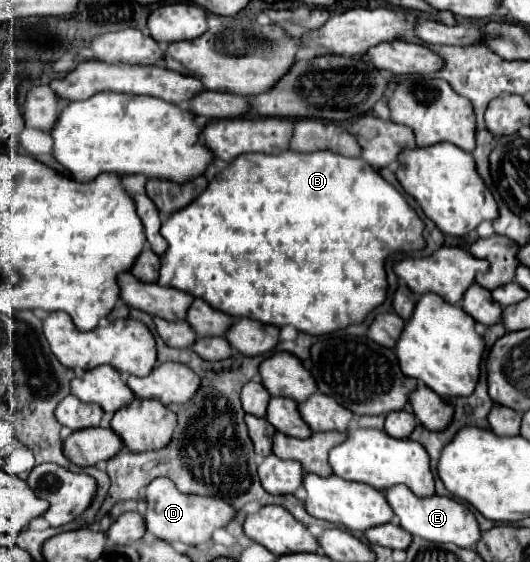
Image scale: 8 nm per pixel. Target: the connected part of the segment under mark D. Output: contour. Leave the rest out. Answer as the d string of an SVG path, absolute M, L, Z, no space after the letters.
M168 477L154 479L146 487L144 499L146 499L146 511L144 511L146 531L164 541L180 541L186 545L206 543L206 541L210 541L214 529L224 527L234 517L234 509L228 503L224 503L222 499L180 493Z

